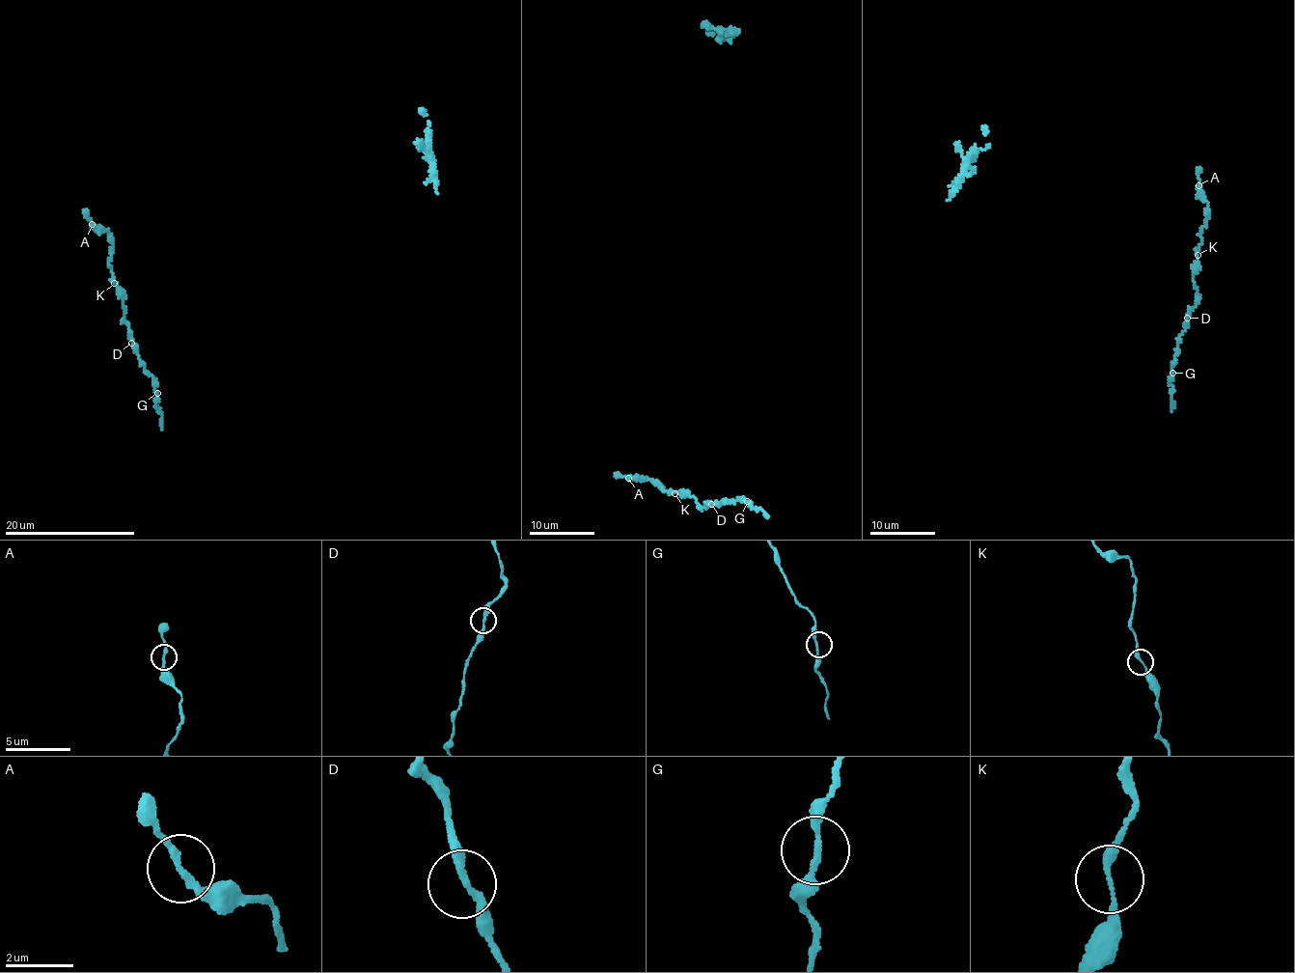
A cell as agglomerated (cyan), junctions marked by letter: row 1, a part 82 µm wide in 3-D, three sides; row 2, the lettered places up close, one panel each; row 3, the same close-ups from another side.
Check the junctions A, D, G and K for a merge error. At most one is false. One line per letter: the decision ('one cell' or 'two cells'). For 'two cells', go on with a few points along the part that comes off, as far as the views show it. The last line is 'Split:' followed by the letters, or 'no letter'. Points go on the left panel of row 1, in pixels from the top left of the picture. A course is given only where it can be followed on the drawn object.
A: one cell
D: one cell
G: one cell
K: one cell
Split: no letter

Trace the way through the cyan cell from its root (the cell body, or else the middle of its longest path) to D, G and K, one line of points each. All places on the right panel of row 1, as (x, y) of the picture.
D: (1200, 194), (1207, 207), (1207, 223), (1200, 230), (1198, 266), (1193, 275), (1198, 299), (1187, 318)
G: (1200, 194), (1207, 210), (1207, 223), (1200, 230), (1198, 266), (1193, 275), (1198, 299), (1179, 339), (1172, 373)
K: (1200, 194), (1207, 210), (1207, 223), (1200, 230), (1198, 255)

